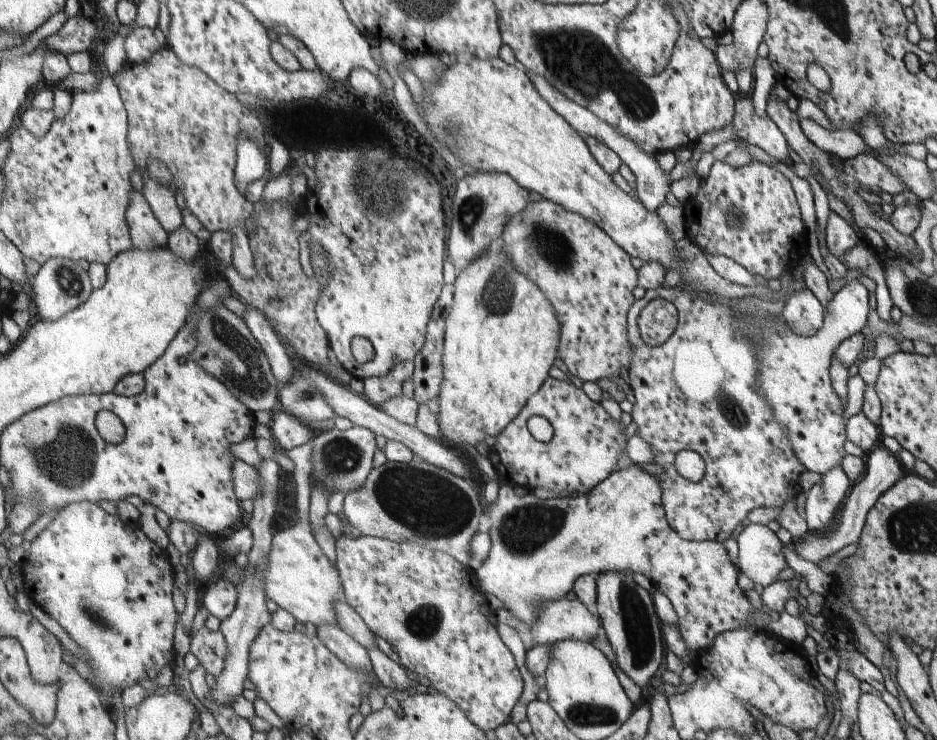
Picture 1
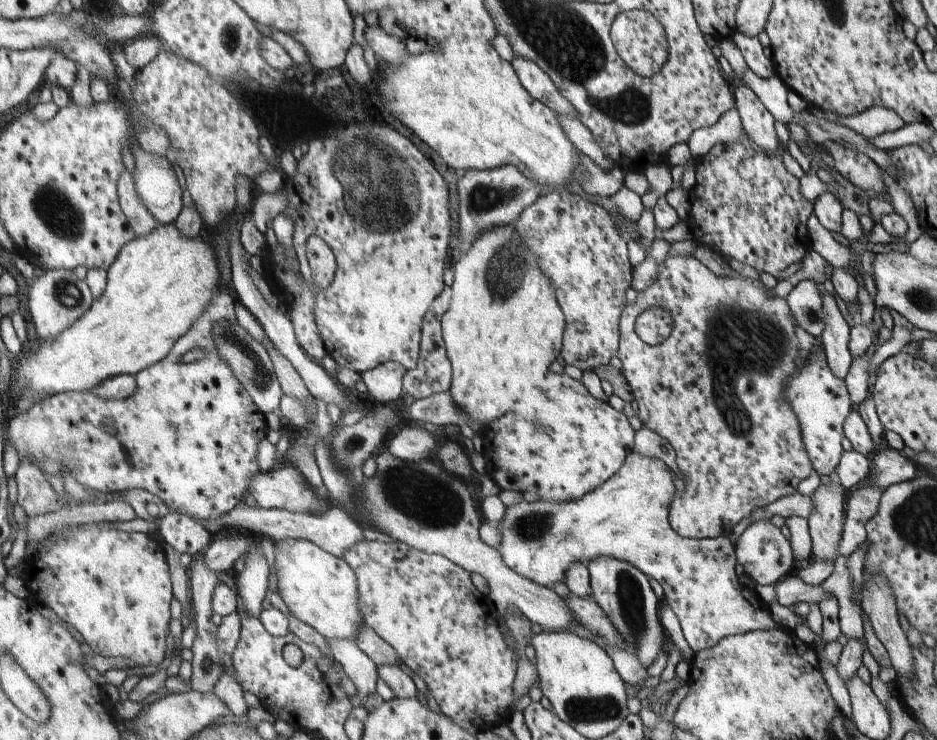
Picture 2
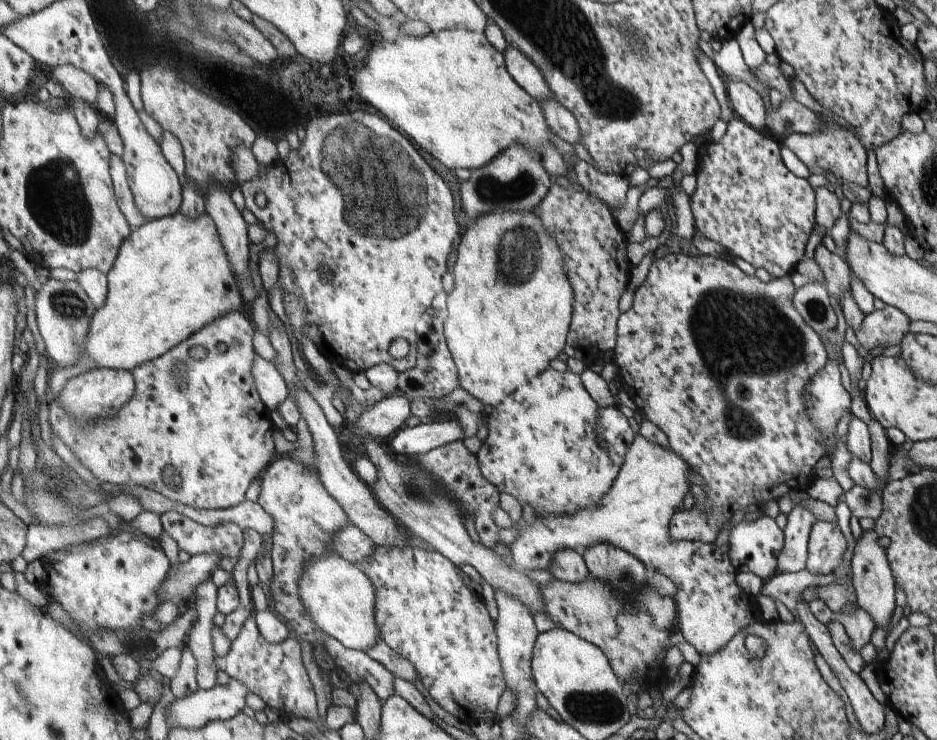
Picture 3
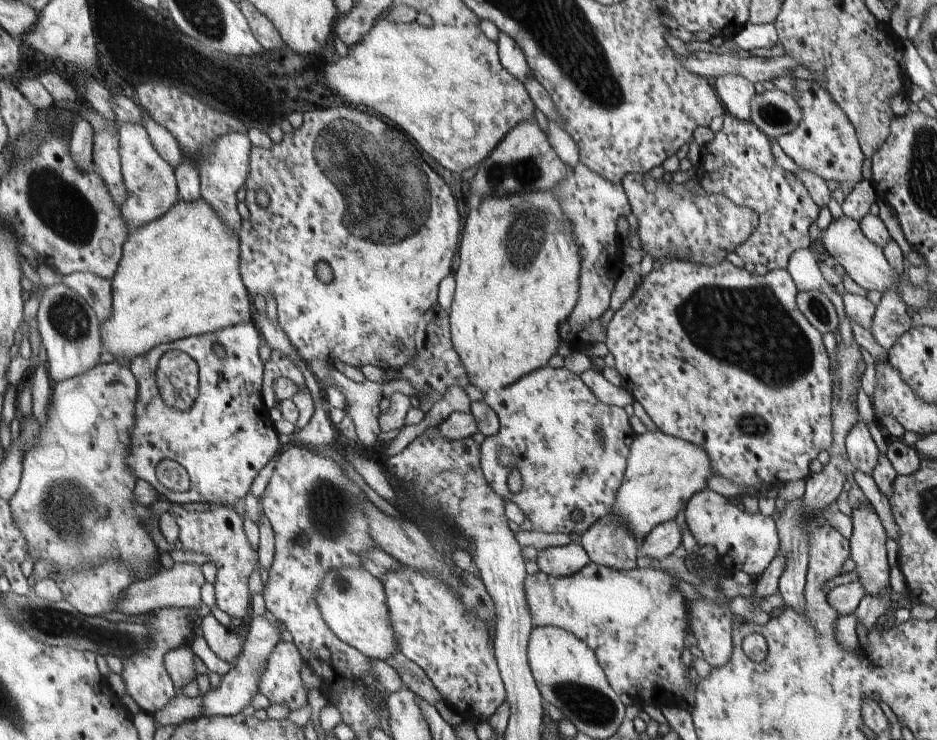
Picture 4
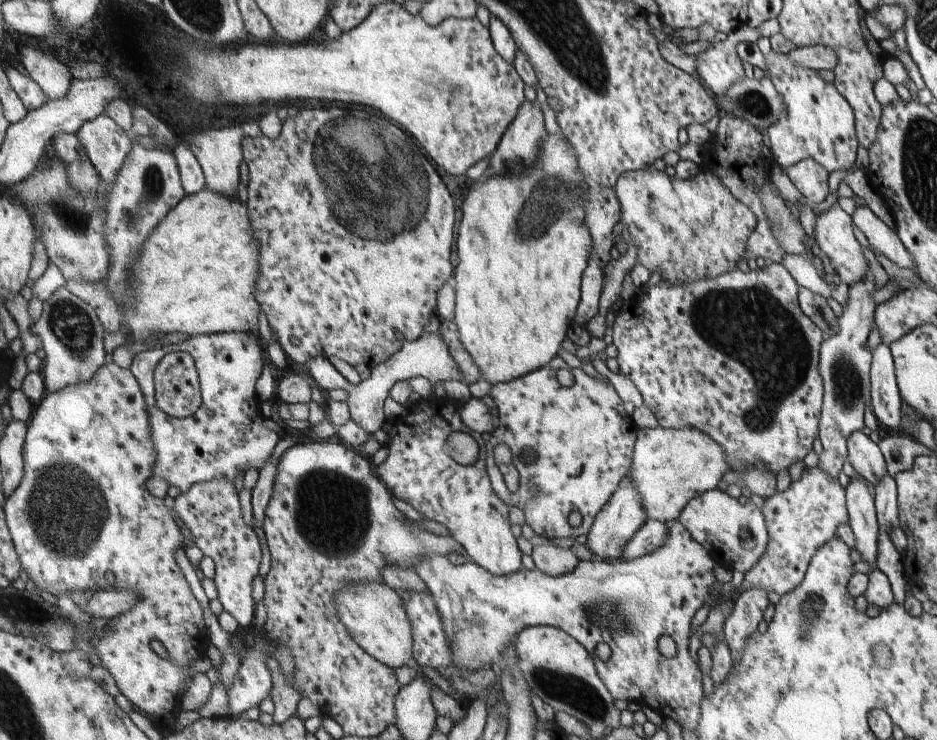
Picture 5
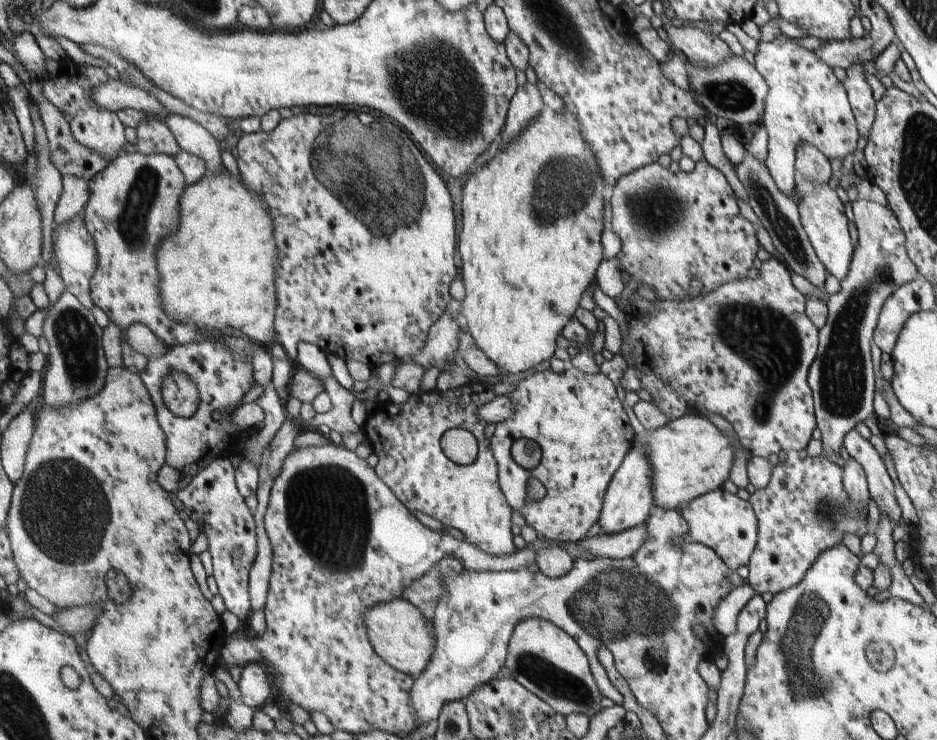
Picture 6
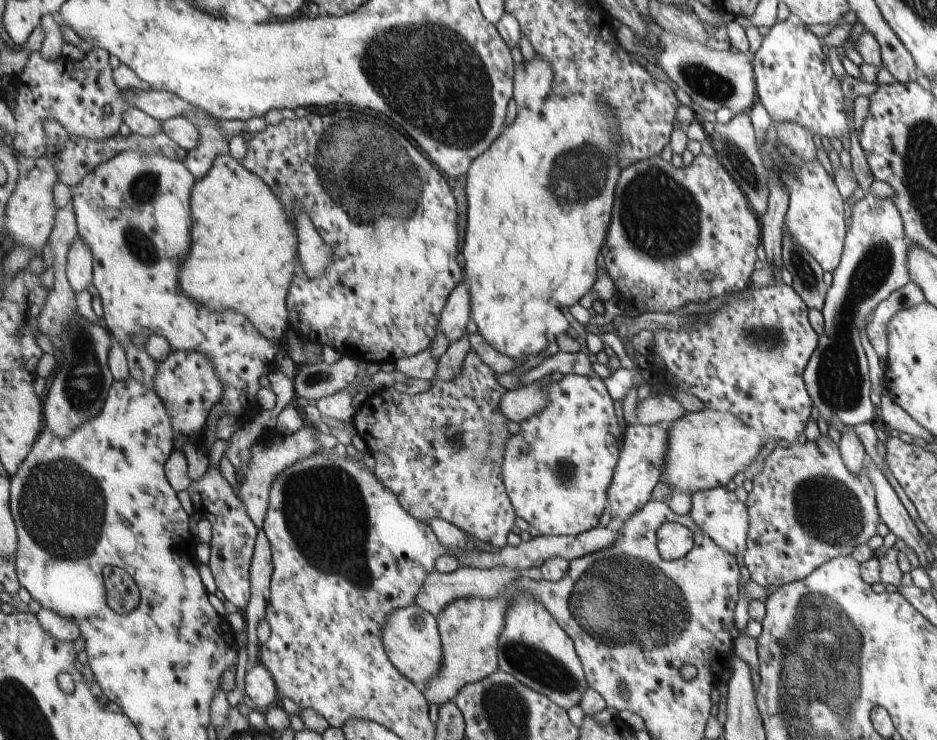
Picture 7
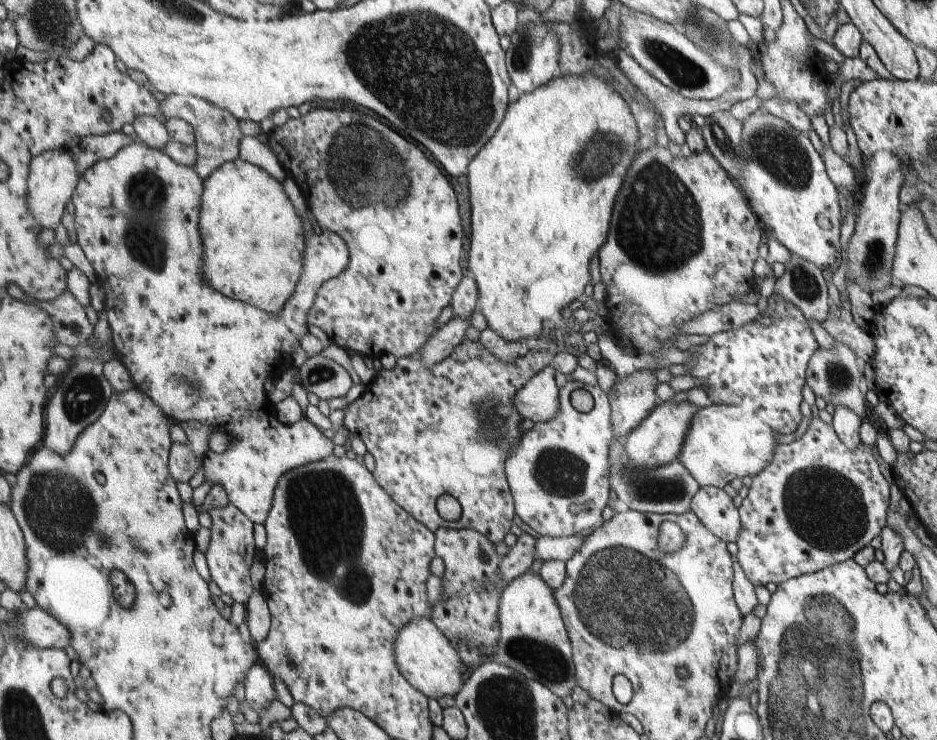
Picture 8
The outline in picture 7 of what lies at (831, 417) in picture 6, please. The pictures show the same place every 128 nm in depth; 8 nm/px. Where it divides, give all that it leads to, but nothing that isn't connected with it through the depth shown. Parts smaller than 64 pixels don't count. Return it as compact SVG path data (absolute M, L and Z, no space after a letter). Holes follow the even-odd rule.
M868 191L864 198L854 201L852 213L852 225L846 232L841 260L832 272L833 283L825 294L825 303L821 310L825 322L824 334L819 336L818 346L808 361L803 377L814 406L828 425L834 416L838 416L844 426L855 427L860 423L871 423L874 418L874 405L870 401L868 362L860 343L860 332L866 326L864 320L873 314L878 304L886 300L892 292L908 284L910 274L906 262L909 243L905 238L903 220L896 204L890 198L876 198Z

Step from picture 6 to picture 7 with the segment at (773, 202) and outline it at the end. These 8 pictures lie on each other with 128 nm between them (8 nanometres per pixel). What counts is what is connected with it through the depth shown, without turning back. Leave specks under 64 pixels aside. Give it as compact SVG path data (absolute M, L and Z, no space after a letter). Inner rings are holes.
M747 113L735 115L728 123L722 124L714 122L714 131L710 134L712 146L716 150L717 158L724 163L724 168L732 175L732 180L742 188L742 192L746 194L750 206L754 208L758 218L766 214L768 208L768 171L763 161L763 154L760 154L758 145L756 145L756 137L754 127ZM783 228L783 267L792 274L796 294L799 294L809 309L822 310L828 287L822 279L823 270L806 248L799 247L790 232Z

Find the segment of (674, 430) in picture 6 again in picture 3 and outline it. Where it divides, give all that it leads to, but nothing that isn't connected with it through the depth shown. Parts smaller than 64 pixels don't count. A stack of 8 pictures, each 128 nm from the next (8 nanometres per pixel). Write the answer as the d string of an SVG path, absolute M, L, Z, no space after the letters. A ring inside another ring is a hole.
M639 435L627 452L627 461L619 471L615 483L595 506L579 509L572 515L536 514L534 522L528 524L521 520L517 524L518 536L509 546L514 568L522 572L548 570L553 560L556 560L556 554L567 549L584 551L601 543L620 548L674 582L678 587L678 593L675 595L676 611L679 613L677 631L682 633L686 642L700 656L717 653L754 623L754 608L752 608L752 598L742 592L736 584L736 570L732 565L728 546L715 546L714 543L701 541L678 541L669 533L671 520L683 507L684 496L692 486L688 481L689 470L691 470L689 465L670 447L654 445Z

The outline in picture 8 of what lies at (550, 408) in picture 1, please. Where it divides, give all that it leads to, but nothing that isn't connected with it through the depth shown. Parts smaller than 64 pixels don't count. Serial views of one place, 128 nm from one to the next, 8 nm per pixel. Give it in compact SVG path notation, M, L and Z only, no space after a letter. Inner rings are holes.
M567 380L559 388L560 412L552 422L537 422L516 444L516 452L508 456L507 480L511 482L512 496L515 497L516 514L541 537L560 538L574 536L602 525L602 512L609 506L611 461L608 446L614 438L610 422L610 402L598 384L587 385L577 380ZM574 390L588 390L594 399L594 406L588 413L581 413L570 403Z

